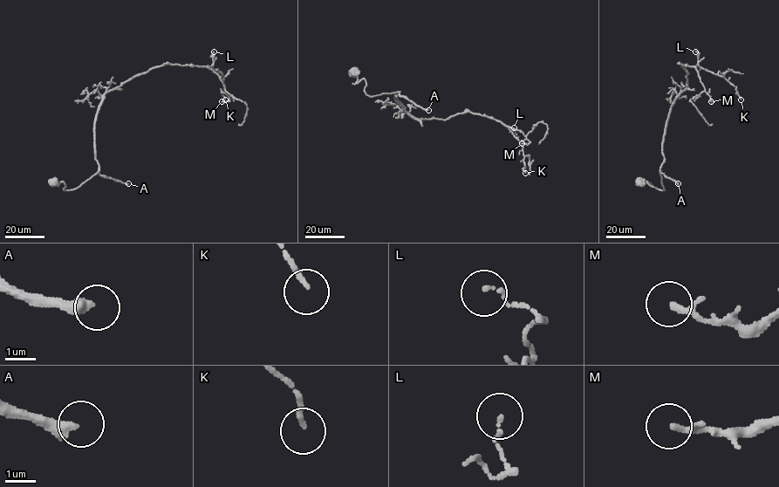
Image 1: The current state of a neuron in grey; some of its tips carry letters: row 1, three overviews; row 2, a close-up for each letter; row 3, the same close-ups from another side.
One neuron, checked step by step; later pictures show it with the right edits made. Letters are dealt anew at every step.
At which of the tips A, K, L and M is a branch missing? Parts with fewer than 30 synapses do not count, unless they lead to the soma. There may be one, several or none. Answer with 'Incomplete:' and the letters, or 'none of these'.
Incomplete: A

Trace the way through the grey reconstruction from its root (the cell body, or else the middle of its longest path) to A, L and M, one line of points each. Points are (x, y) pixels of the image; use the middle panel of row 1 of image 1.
A: (356, 72), (357, 83), (365, 79), (364, 91), (367, 95), (398, 92), (428, 110)
L: (356, 72), (367, 95), (399, 92), (394, 97), (417, 119), (471, 112), (514, 127)
M: (356, 72), (367, 95), (399, 92), (394, 97), (417, 119), (471, 112), (518, 130), (529, 142), (522, 143)

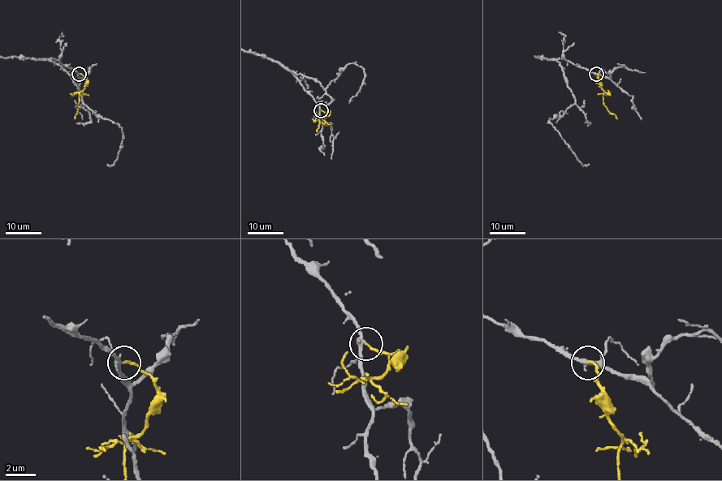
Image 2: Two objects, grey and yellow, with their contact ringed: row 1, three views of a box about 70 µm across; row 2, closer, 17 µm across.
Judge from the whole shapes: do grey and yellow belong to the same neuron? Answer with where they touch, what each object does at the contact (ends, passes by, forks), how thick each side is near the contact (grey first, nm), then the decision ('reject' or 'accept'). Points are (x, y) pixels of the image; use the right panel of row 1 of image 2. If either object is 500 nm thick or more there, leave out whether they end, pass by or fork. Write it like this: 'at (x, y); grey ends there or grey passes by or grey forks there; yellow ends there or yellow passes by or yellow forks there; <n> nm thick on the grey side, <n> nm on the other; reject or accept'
at (596, 74); grey passes by; yellow ends there; 240 nm thick on the grey side, 150 nm on the other; accept

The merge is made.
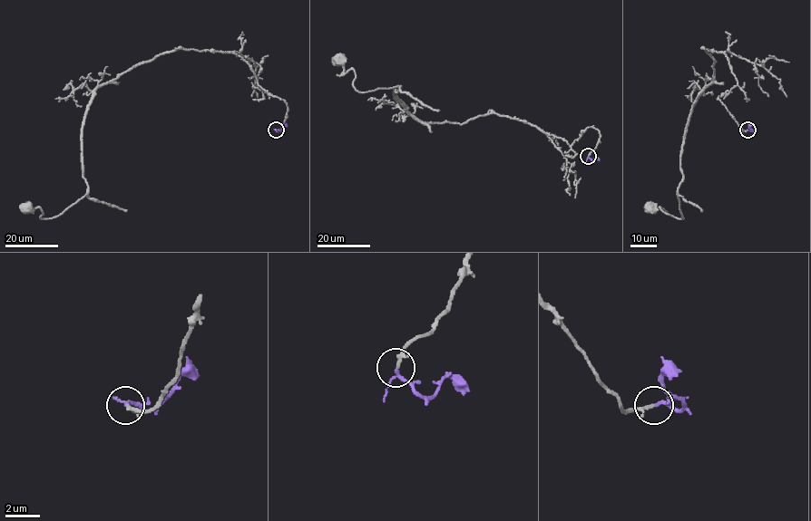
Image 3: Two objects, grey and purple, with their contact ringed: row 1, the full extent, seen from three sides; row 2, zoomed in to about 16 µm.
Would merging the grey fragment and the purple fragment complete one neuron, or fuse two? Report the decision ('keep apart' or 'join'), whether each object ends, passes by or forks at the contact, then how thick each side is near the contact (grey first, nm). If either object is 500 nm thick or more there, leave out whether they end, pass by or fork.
join; grey passes by; purple passes by; calibres 160 and 150 nm

